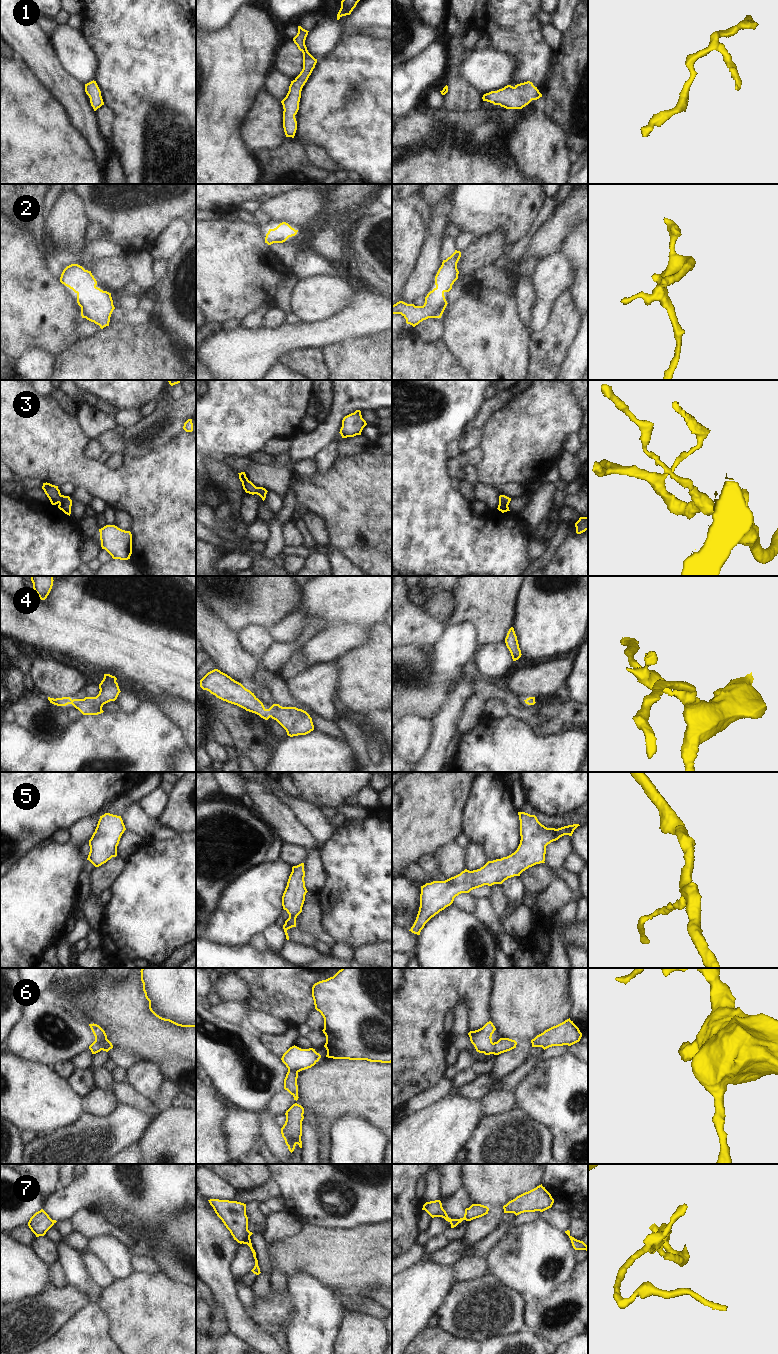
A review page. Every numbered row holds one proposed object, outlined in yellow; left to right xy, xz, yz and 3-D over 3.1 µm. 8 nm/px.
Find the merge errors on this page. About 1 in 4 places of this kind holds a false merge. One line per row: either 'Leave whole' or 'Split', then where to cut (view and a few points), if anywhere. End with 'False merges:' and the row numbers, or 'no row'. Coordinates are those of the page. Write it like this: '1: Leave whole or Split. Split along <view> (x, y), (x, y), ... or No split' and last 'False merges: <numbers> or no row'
1: Leave whole. No split
2: Leave whole. No split
3: Leave whole. No split
4: Leave whole. No split
5: Leave whole. No split
6: Leave whole. No split
7: Split. Split along xz (247, 1227), (247, 1235), (242, 1242)
False merges: 7

